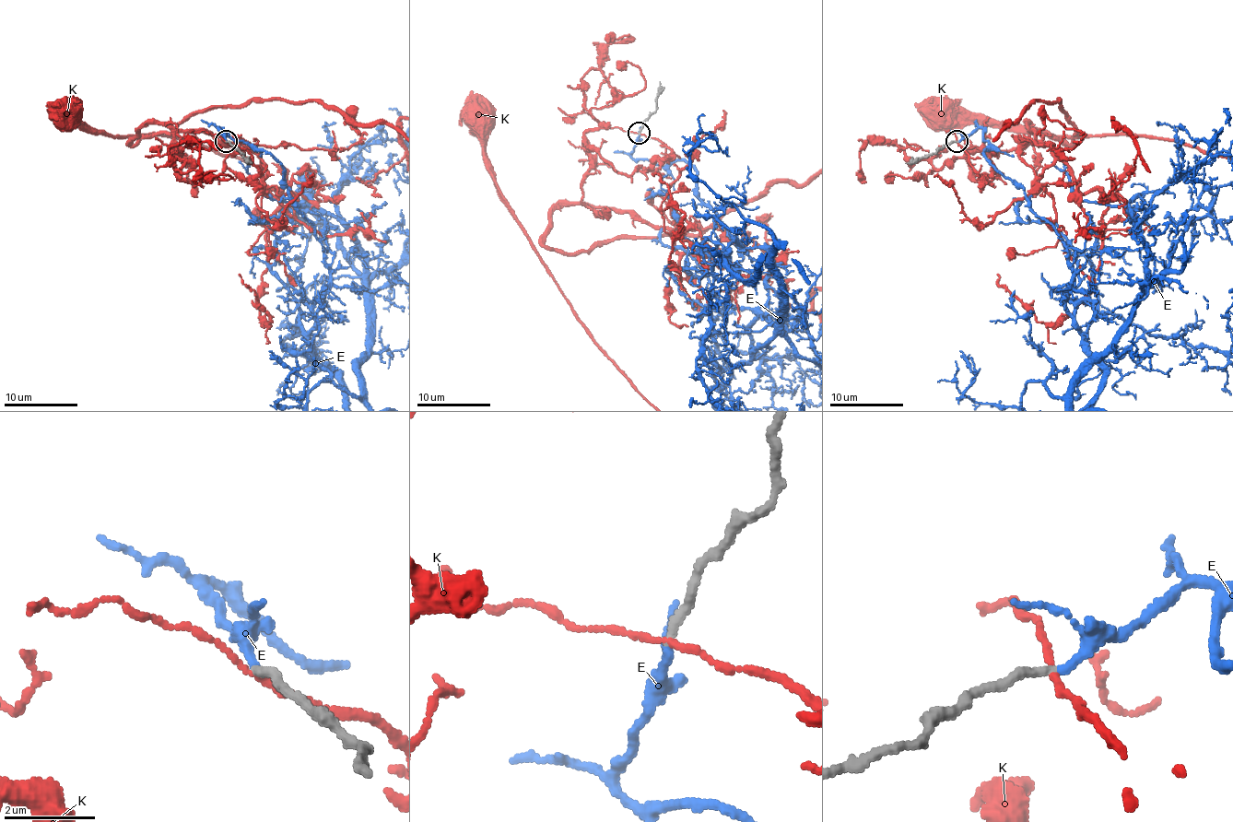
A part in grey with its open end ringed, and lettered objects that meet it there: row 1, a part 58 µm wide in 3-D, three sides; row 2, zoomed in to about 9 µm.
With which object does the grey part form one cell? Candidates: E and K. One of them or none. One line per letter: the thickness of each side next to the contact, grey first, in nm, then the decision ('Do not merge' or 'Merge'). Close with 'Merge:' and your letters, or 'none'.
E: Thickness 190 nm (grey) against 190 nm. Merge
K: Thickness 190 nm (grey) against 120 nm. Do not merge
Merge: E

